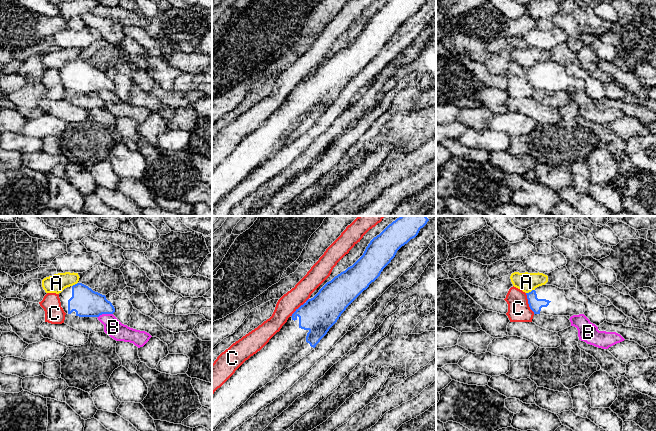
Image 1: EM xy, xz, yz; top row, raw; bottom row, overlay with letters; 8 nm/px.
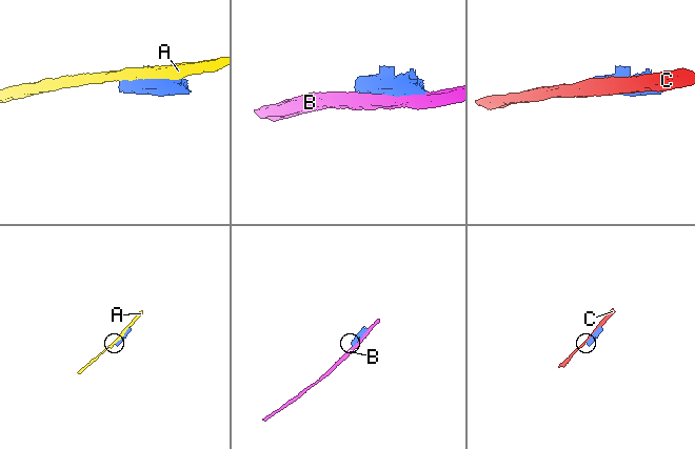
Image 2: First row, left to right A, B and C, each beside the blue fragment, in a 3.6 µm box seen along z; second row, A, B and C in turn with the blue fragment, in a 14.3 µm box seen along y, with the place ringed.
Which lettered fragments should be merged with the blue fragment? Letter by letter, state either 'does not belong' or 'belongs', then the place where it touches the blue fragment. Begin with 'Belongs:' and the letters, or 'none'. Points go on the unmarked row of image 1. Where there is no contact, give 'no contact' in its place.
Belongs: none
A: does not belong; contact yz (531, 67)
B: does not belong; contact xy (104, 89)
C: does not belong; contact yz (528, 79)

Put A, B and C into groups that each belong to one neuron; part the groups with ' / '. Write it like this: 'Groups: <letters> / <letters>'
Groups: A / B / C

